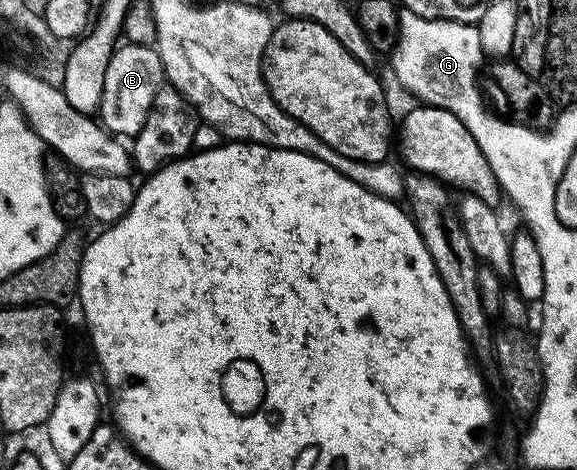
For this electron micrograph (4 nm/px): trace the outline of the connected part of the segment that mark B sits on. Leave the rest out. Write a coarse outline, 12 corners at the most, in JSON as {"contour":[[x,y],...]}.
{"contour":[[156,46],[110,57],[99,122],[114,137],[143,129],[163,74]]}

